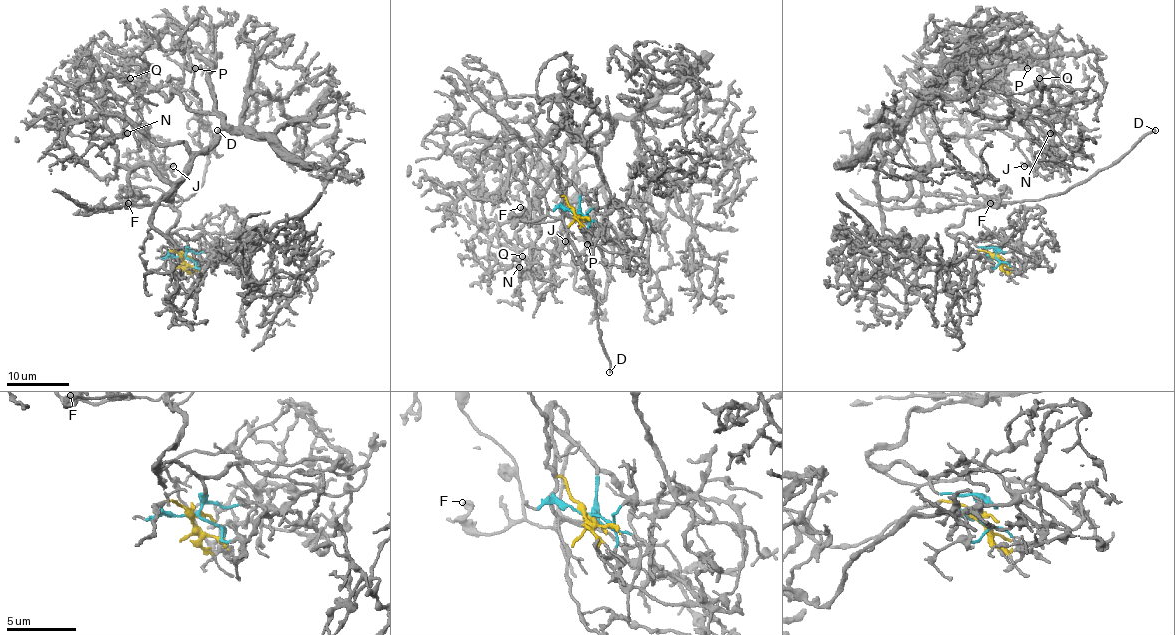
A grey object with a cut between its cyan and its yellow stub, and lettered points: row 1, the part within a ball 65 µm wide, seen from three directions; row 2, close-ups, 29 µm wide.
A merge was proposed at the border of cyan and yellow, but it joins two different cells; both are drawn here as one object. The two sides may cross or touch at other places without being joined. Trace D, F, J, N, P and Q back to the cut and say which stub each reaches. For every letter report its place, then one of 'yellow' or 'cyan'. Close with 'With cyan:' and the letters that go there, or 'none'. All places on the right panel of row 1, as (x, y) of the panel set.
D: (1155, 130) | cyan
F: (990, 203) | cyan
J: (1024, 166) | yellow
N: (1050, 133) | yellow
P: (1027, 68) | yellow
Q: (1039, 78) | yellow
With cyan: D, F

